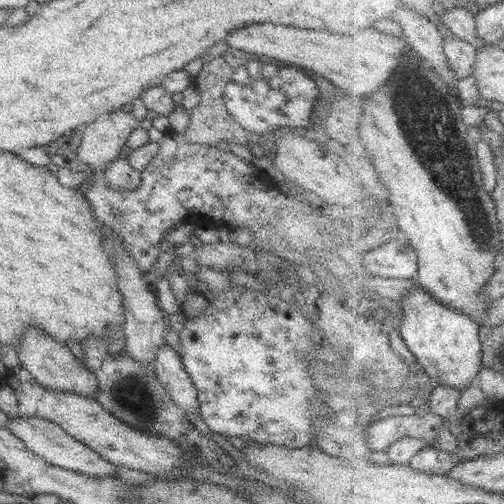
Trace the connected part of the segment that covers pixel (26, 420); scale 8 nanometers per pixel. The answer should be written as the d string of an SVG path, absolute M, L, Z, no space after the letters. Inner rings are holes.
M41 416L11 417L6 430L11 432L16 438L19 438L30 452L33 452L48 464L64 470L71 470L72 472L99 478L115 474L115 466L113 464L101 459L101 456L84 446L83 443L68 436L60 426L49 420L44 420Z

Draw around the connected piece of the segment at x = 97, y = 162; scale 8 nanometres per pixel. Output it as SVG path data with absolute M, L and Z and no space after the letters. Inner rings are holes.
M128 108L111 110L105 116L87 123L81 127L82 137L79 147L75 148L77 160L89 168L88 174L99 173L118 158L129 132L138 124L139 121Z

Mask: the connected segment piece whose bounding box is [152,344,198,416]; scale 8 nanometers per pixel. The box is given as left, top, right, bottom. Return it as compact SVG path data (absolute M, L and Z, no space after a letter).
M167 344L157 346L157 354L153 358L153 368L159 382L167 390L169 398L177 408L181 408L185 415L197 412L197 391L193 386L193 381L185 372L179 355Z

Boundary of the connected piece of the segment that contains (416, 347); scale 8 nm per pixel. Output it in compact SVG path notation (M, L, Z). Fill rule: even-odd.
M420 285L411 290L400 305L403 314L400 323L397 324L398 329L404 344L424 372L429 377L436 378L439 384L461 391L476 382L485 365L480 339L481 324L468 313L463 313L449 304L443 304Z

